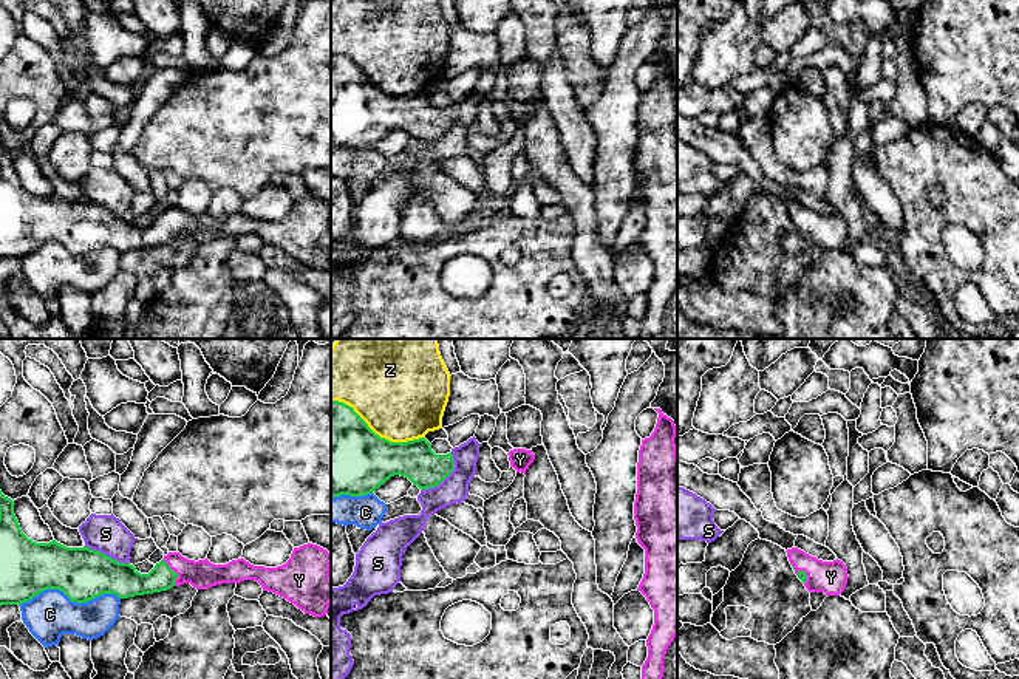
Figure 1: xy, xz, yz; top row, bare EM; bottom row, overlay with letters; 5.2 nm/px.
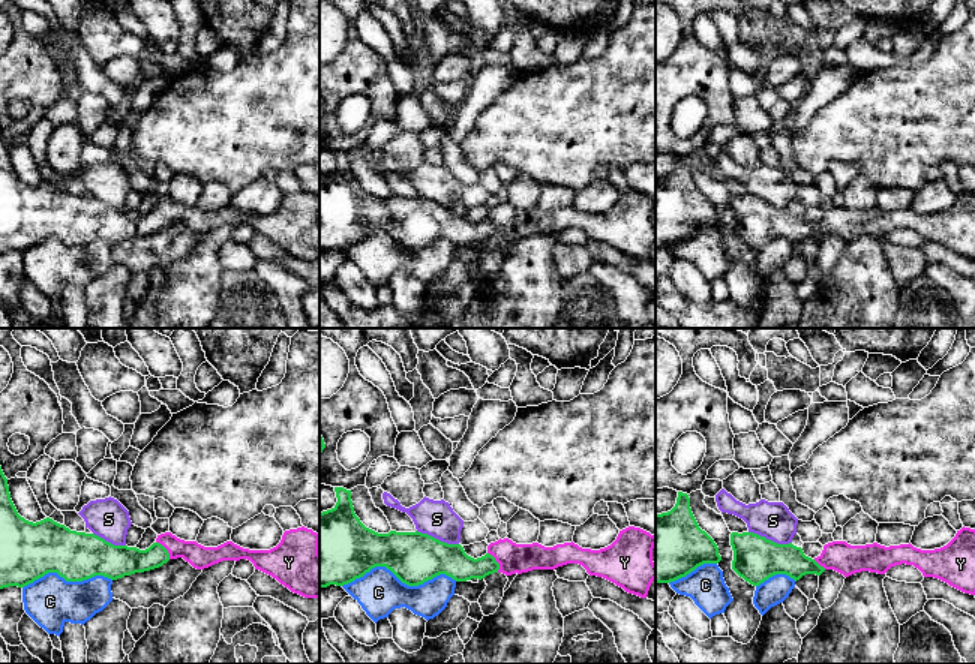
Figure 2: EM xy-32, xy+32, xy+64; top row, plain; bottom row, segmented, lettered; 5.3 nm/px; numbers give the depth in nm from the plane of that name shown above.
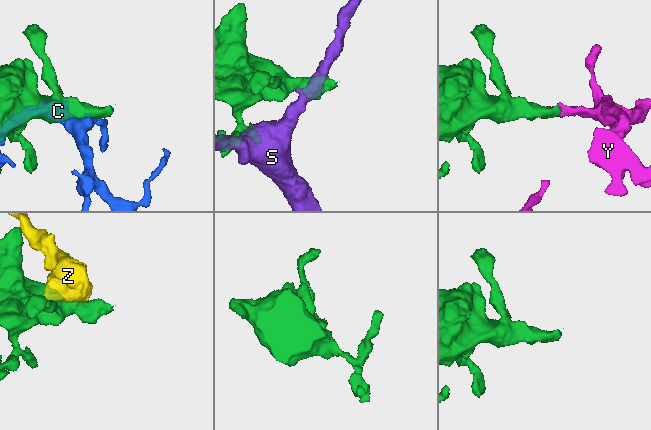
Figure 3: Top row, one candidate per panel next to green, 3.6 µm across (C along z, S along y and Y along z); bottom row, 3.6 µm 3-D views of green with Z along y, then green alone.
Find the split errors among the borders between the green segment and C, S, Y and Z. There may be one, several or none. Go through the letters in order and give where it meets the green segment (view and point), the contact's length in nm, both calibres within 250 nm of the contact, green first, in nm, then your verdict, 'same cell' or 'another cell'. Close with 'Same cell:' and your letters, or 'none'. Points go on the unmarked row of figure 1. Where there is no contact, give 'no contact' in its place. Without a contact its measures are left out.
C: meets green in xy at (68, 251); contact 550 nm long; 280 nm thick on the green side, 240 nm on the other; another cell
S: meets green in xz at (446, 130); contact 260 nm long; 200 nm thick on the green side, 150 nm on the other; another cell
Y: meets green in xy at (175, 226); contact 160 nm long; 150 nm thick on the green side, 150 nm on the other; same cell
Z: meets green in xz at (378, 88); contact 550 nm long; 460 nm thick on the green side, 480 nm on the other; another cell
Same cell: Y

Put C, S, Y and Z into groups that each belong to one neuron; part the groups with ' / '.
C / S / Y / Z

